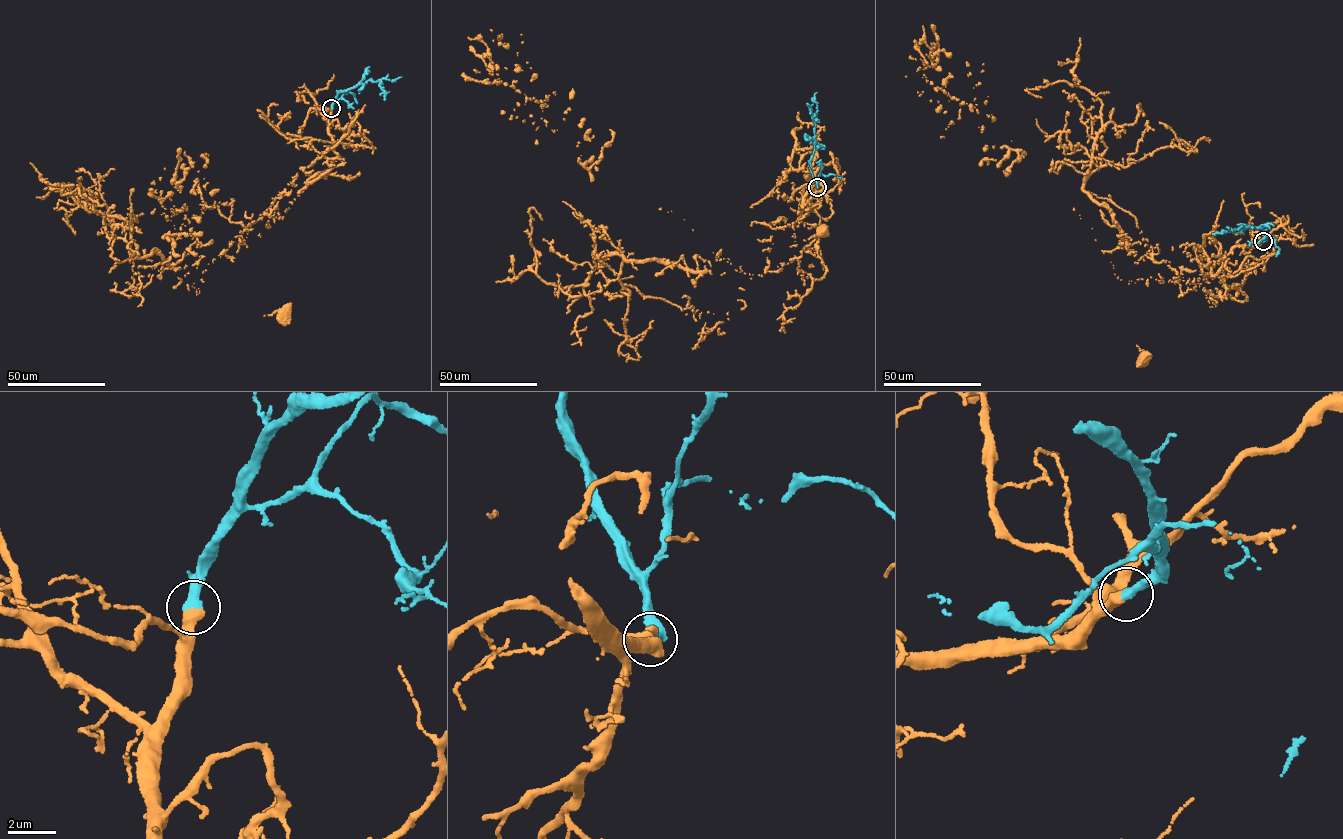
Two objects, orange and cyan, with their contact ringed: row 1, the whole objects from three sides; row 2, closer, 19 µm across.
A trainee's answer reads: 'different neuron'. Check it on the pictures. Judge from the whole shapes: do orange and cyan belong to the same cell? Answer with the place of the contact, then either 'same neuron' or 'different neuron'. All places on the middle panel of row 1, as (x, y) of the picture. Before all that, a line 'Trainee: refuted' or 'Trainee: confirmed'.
Trainee: refuted
place (817, 187); same neuron

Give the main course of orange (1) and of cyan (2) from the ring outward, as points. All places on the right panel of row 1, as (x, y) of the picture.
1: (1263, 241), (1232, 248), (1203, 279), (1196, 270), (1173, 269), (1181, 295), (1143, 359)
2: (1263, 241), (1265, 231), (1260, 228), (1228, 228)

